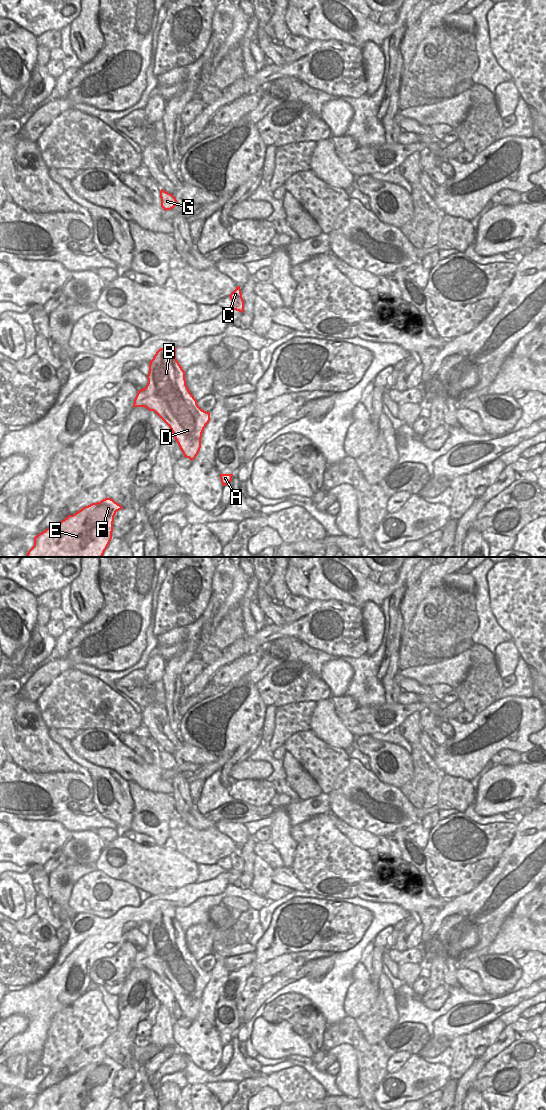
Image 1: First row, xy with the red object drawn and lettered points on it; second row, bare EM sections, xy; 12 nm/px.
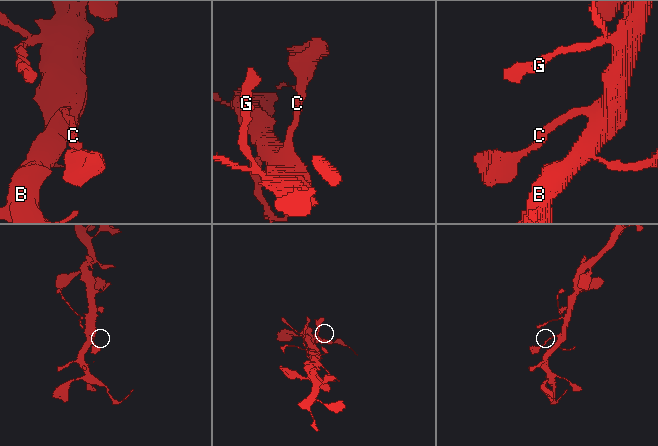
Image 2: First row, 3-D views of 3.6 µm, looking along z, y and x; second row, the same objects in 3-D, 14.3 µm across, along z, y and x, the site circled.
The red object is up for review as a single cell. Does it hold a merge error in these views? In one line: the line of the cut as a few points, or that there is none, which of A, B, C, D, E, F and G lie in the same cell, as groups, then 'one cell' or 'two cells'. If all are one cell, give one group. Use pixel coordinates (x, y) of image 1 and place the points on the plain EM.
no cut | A B C D E F G | one cell

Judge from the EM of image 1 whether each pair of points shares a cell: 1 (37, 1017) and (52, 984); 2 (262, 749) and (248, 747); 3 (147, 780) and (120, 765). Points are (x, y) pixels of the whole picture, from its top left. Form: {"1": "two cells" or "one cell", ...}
{"1": "one cell", "2": "two cells", "3": "one cell"}

